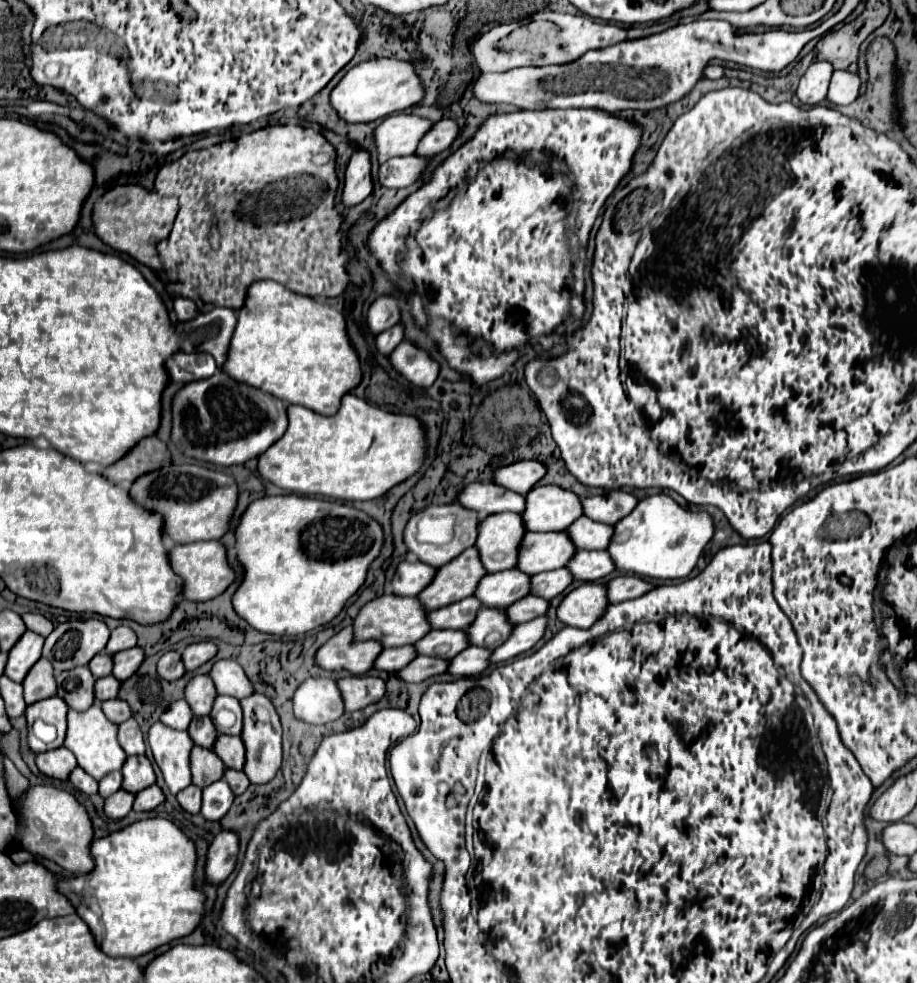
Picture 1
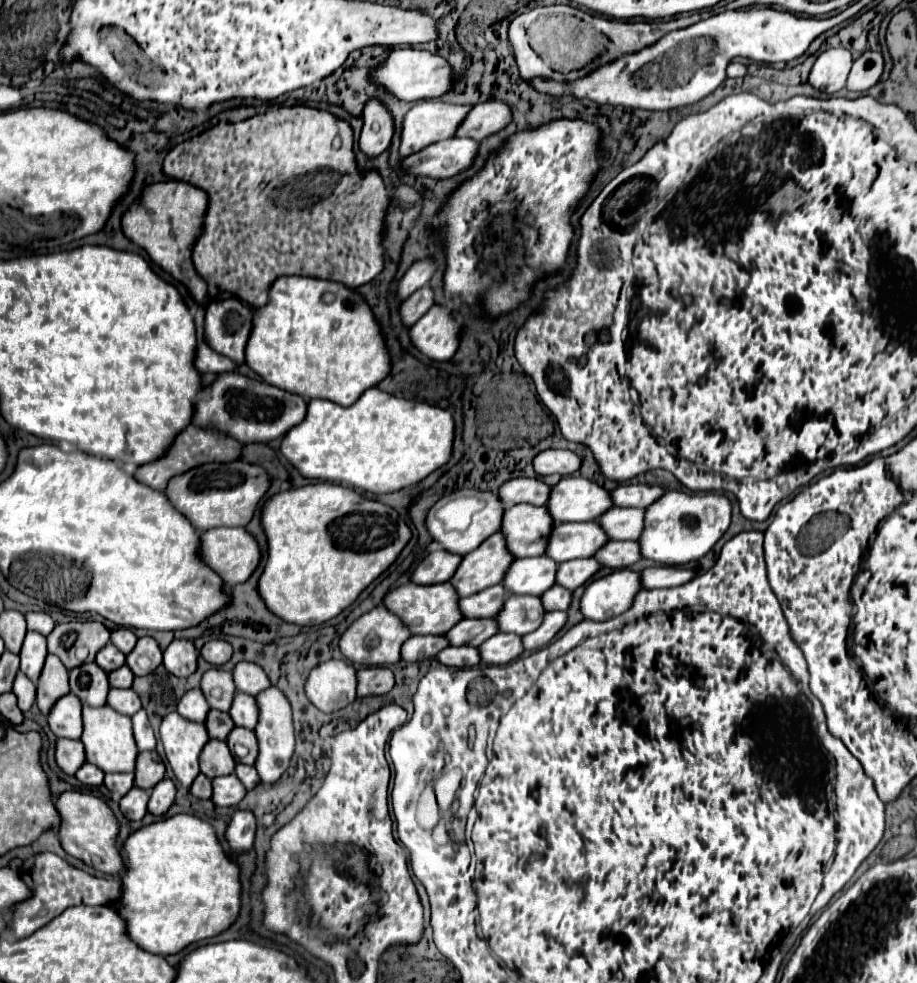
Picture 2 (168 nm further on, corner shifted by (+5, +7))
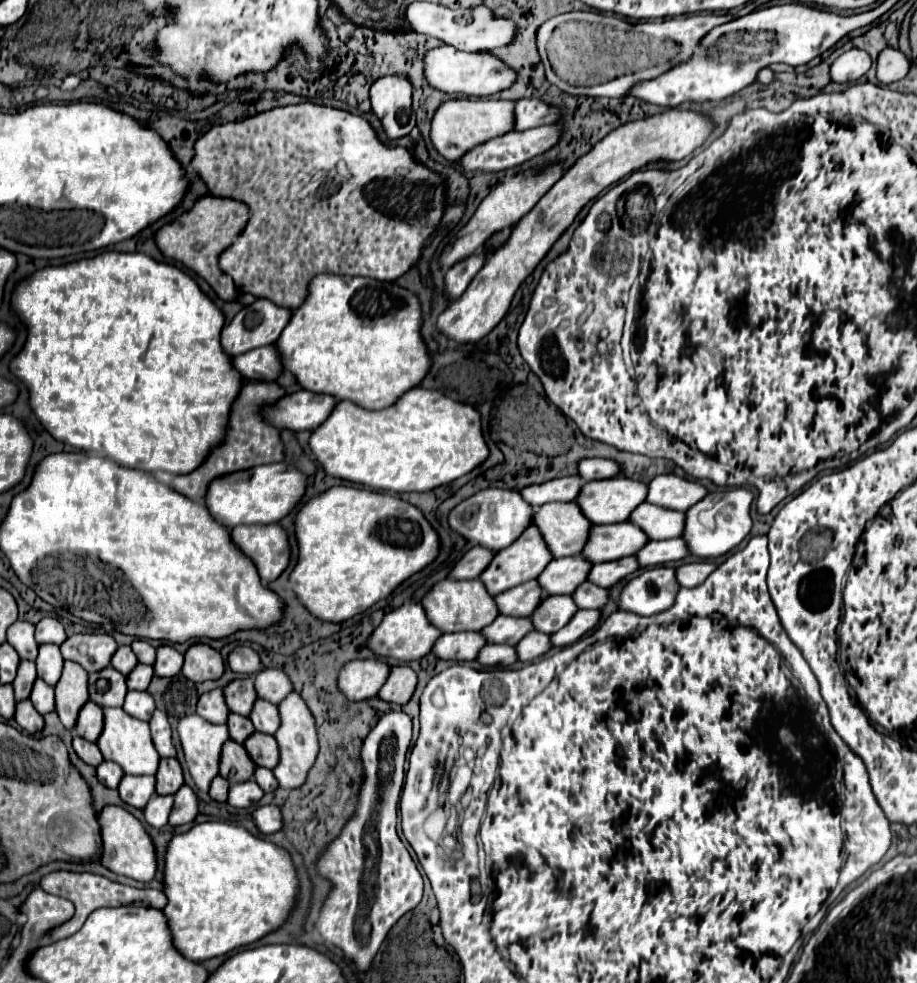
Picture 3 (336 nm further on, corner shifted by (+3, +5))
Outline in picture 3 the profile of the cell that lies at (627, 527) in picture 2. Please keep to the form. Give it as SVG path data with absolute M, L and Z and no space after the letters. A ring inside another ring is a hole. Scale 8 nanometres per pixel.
M644 502L640 504L640 508L636 508L636 512L632 512L630 520L636 522L638 526L644 526L644 530L652 534L652 540L664 540L682 536L686 514Z

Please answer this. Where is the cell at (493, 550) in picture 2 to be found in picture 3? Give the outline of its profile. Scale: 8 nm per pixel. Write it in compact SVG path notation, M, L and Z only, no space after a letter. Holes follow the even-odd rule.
M530 526L512 546L504 548L504 550L500 550L500 552L496 554L496 558L490 562L488 570L484 570L484 574L480 576L480 580L486 582L488 592L496 596L496 594L502 594L502 592L506 592L506 590L518 586L518 584L524 584L524 582L528 582L528 580L538 578L538 576L542 574L542 570L544 570L552 560L554 560L554 556L552 556L552 552L548 550L548 546L546 546L546 542L544 542L540 530L538 530L536 526Z

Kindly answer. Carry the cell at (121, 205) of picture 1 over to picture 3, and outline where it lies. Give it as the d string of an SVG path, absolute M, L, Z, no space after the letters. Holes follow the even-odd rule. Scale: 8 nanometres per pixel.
M204 196L196 202L196 206L182 214L178 220L166 224L156 234L156 244L162 250L164 256L182 262L196 274L200 274L222 300L234 300L238 296L234 280L224 274L218 266L220 254L234 244L238 234L244 230L250 218L250 208L244 202L228 200L228 198L216 198L216 196Z

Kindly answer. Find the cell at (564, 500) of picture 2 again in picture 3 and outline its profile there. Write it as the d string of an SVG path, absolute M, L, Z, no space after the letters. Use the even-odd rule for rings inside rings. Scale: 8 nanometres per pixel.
M632 478L594 480L584 484L580 492L580 508L594 524L628 522L632 510L646 502L648 484Z

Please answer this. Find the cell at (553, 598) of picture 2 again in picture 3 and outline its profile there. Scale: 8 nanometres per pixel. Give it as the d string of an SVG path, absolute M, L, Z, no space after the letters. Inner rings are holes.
M586 582L584 586L578 586L572 598L576 598L576 604L580 604L580 608L604 608L610 602L610 592L592 582Z

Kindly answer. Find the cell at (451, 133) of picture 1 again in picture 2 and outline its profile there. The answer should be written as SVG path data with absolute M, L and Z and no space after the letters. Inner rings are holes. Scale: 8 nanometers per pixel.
M504 102L476 104L456 130L456 138L482 140L488 134L504 128L510 122L510 108Z

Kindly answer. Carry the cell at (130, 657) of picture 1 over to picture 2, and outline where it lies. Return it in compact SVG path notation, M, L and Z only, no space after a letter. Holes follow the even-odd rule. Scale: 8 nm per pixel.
M144 636L136 642L134 650L126 654L126 666L132 670L134 676L146 676L154 672L162 664L162 650L158 648L158 642L150 636Z

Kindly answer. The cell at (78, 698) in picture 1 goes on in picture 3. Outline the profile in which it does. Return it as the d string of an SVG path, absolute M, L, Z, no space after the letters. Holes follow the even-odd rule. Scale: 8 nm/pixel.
M112 666L90 674L90 700L98 706L116 706L120 708L124 704L128 686L126 676L114 670Z

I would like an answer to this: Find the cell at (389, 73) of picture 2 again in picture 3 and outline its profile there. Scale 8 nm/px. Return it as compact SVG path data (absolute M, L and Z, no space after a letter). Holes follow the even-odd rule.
M438 46L426 54L426 78L430 86L444 92L460 92L466 96L492 96L516 82L516 70L508 68L492 52L462 52L454 46Z

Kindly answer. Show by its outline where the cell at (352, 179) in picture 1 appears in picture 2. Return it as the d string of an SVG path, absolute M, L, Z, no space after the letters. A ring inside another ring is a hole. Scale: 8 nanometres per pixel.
M370 100L364 108L362 120L364 120L364 126L358 140L360 152L366 158L376 158L388 148L392 140L392 134L394 134L392 118L378 100Z

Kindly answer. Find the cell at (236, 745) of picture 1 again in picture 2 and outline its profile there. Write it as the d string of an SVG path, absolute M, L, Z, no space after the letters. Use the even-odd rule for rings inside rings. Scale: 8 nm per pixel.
M232 728L232 732L230 732L228 738L226 738L226 744L228 744L230 748L234 748L236 744L246 746L246 748L248 748L248 756L238 758L238 762L250 764L250 766L254 764L254 760L256 760L256 756L258 756L258 742L254 740L254 732L252 732L252 730L246 730L246 728Z

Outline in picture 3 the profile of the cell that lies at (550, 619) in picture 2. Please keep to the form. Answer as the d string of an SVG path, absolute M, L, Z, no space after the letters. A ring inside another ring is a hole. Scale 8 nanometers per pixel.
M580 610L576 618L572 618L568 626L564 626L564 630L558 630L552 634L554 648L564 648L578 642L582 636L596 630L600 620L602 620L602 610Z

